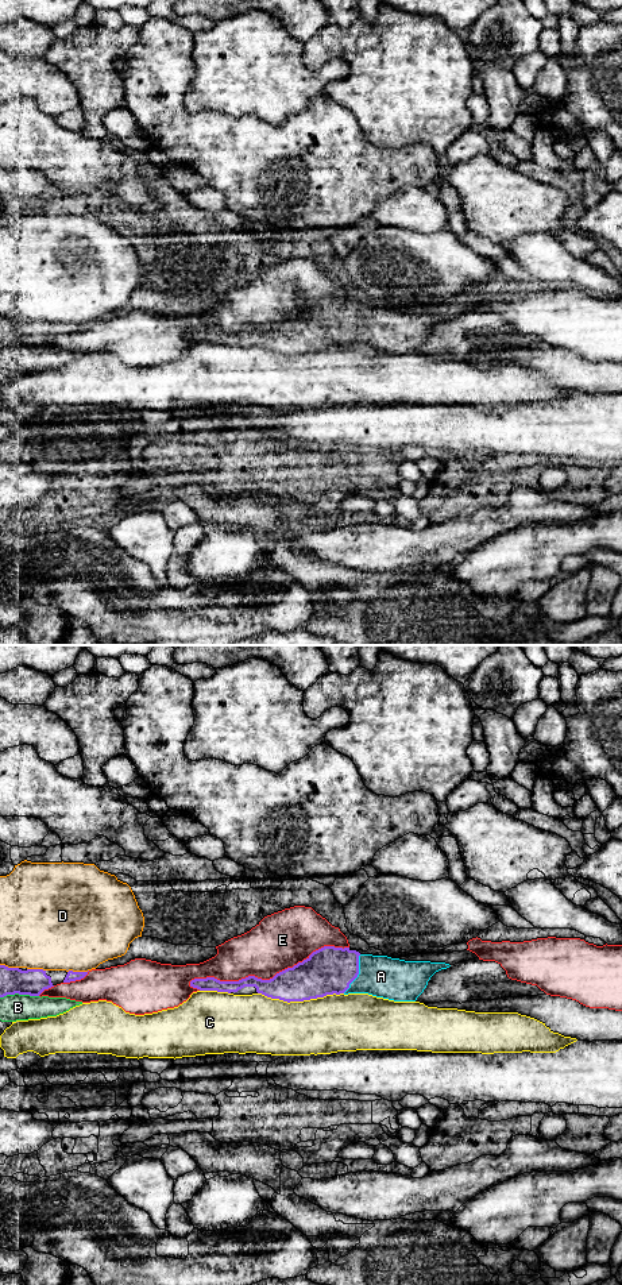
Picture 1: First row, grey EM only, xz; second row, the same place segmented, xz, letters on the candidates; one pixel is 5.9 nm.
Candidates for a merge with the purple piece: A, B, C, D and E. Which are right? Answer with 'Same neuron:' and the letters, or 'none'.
Same neuron: A

